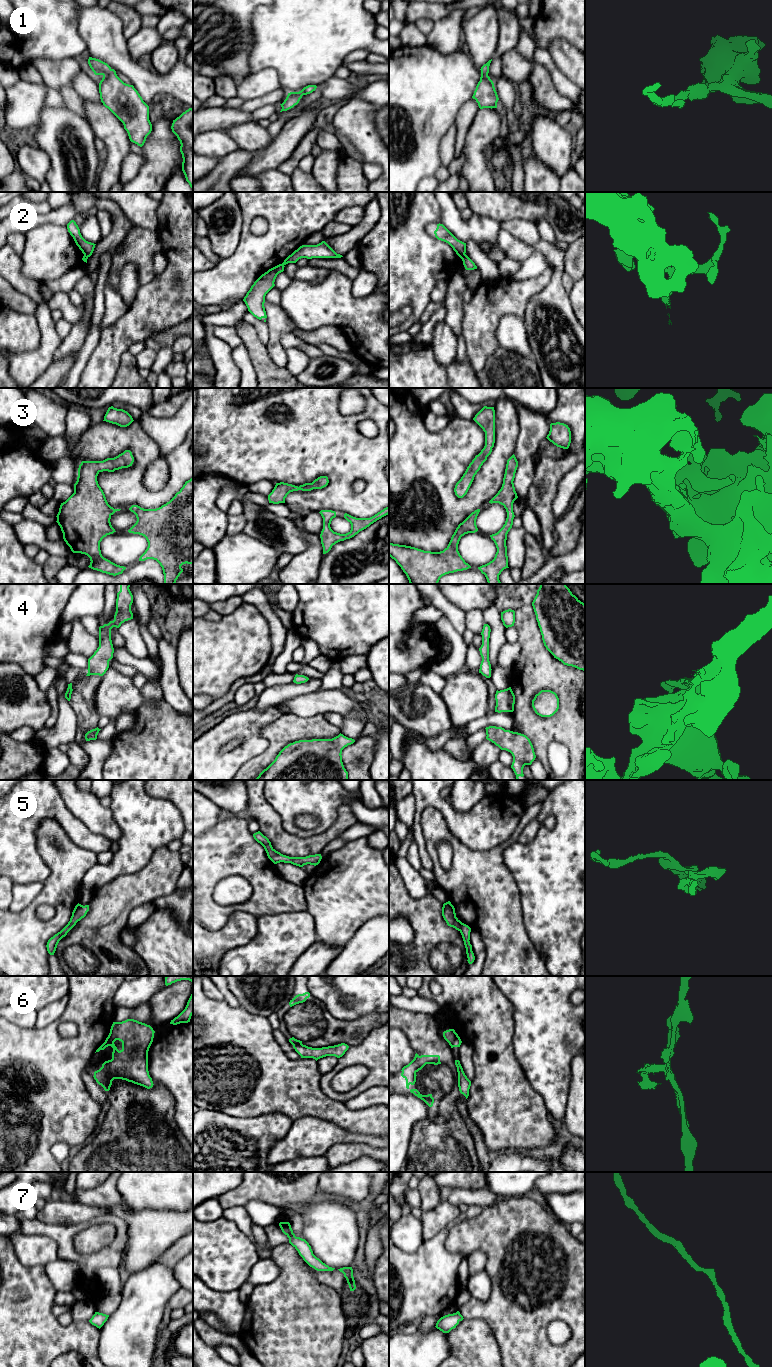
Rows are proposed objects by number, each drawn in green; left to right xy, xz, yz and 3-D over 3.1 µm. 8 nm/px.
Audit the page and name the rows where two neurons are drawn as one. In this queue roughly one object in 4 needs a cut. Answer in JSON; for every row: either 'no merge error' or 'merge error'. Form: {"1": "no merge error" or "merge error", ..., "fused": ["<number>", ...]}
{"1": "no merge error", "2": "merge error", "3": "no merge error", "4": "no merge error", "5": "no merge error", "6": "merge error", "7": "no merge error", "fused": ["2", "6"]}

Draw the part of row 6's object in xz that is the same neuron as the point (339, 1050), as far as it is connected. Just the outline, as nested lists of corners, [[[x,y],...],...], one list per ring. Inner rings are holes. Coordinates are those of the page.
[[[345,1043],[322,1048],[312,1048],[301,1044],[292,1045],[295,1051],[301,1056],[301,1058],[313,1058],[316,1061],[326,1056],[335,1056],[340,1058],[349,1048],[349,1046]]]

